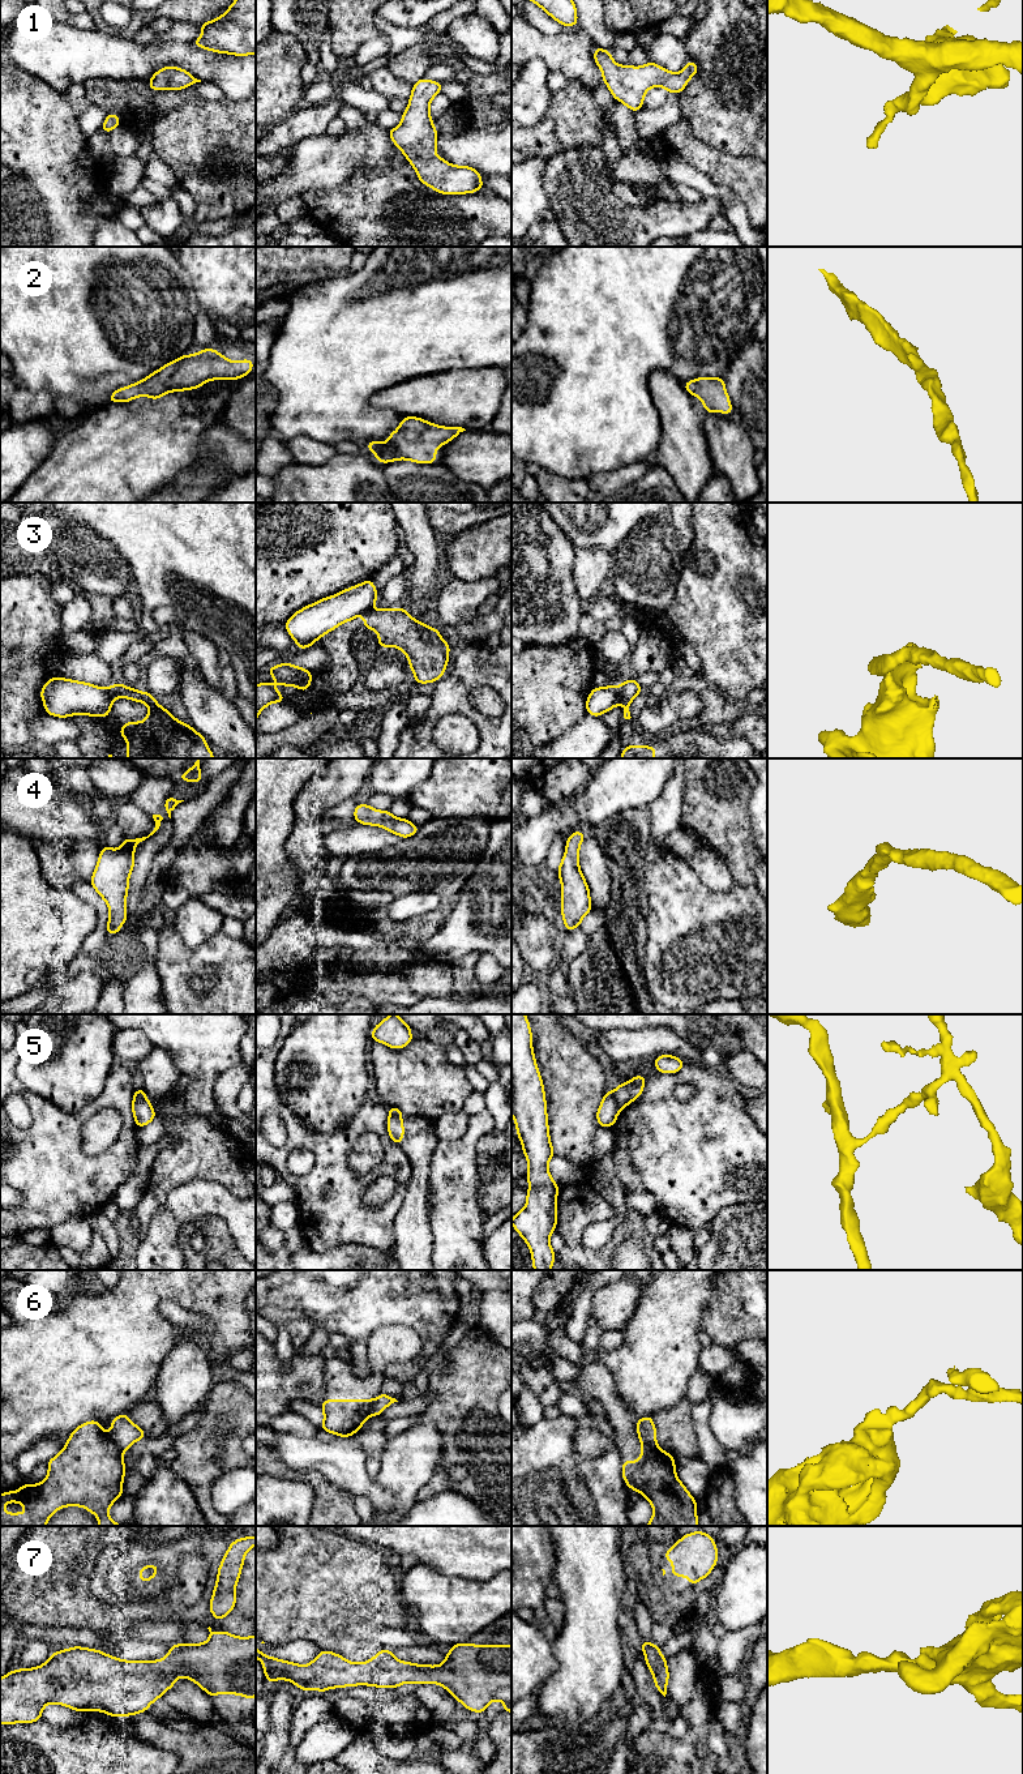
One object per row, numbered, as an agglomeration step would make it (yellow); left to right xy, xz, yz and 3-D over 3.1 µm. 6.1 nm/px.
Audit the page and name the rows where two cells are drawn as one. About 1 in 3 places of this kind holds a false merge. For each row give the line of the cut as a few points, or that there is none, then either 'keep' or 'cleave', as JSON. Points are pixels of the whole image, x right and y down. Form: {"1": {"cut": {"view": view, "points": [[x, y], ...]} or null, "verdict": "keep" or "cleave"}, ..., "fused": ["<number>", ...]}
{"1": {"cut": null, "verdict": "keep"}, "2": {"cut": null, "verdict": "keep"}, "3": {"cut": {"view": "yz", "points": [[617, 687], [621, 701]]}, "verdict": "cleave"}, "4": {"cut": null, "verdict": "keep"}, "5": {"cut": {"view": "yz", "points": [[611, 1093], [620, 1108]]}, "verdict": "cleave"}, "6": {"cut": {"view": "xy", "points": [[110, 1433], [122, 1452]]}, "verdict": "cleave"}, "7": {"cut": null, "verdict": "keep"}, "fused": ["3", "5", "6"]}

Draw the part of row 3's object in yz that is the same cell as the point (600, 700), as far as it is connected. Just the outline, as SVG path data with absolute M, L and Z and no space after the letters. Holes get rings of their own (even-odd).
M618 687L592 688L586 701L586 710L592 717L600 717L621 702Z

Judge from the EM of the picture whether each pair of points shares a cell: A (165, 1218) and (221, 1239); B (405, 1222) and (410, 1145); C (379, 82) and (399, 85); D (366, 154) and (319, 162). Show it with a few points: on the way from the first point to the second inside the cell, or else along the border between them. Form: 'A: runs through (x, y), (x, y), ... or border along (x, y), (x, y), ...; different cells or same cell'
A: border along (189, 1225), (180, 1232), (184, 1256); different cells
B: runs through (415, 1202), (419, 1185), (419, 1165); same cell
C: runs through (384, 82), (394, 85); same cell
D: runs through (354, 154), (345, 154), (330, 161); same cell

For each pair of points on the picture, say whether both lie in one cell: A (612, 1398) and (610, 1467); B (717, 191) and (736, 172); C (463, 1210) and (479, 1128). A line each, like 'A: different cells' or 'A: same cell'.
A: different cells
B: different cells
C: same cell

